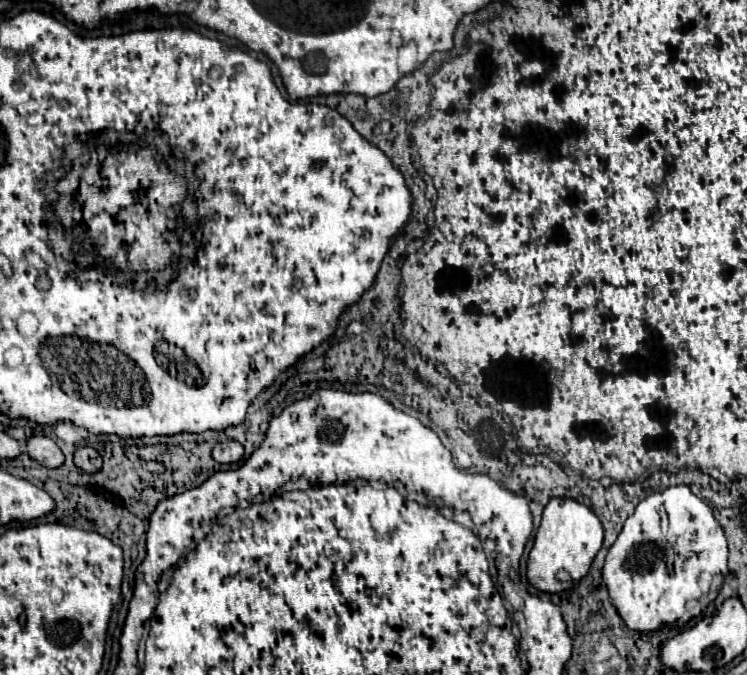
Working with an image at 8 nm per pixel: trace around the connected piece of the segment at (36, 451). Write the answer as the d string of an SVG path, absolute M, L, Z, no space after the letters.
M32 436L28 440L28 456L46 468L60 468L64 464L62 450L46 436Z

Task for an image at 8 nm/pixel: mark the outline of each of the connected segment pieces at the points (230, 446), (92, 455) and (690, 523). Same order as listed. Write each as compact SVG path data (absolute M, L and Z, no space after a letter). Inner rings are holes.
M234 440L218 442L214 446L212 456L220 464L232 464L232 462L238 462L244 456L244 446L240 446L240 442L234 442Z
M78 448L74 454L74 464L88 474L94 474L102 468L102 458L94 448Z
M670 486L666 488L664 492L654 492L650 494L648 498L644 498L632 516L628 516L628 520L624 522L616 542L610 546L608 554L606 554L606 562L604 562L604 568L602 568L602 578L604 578L604 584L608 588L608 594L610 594L610 602L612 606L616 608L616 612L620 614L620 618L624 620L624 624L630 628L630 630L636 630L636 632L656 632L664 626L684 626L688 620L696 618L710 602L714 602L714 598L718 596L722 584L724 584L724 576L728 572L728 542L726 542L726 536L724 536L724 530L722 526L716 522L714 514L712 514L712 508L708 504L704 504L698 496L692 494L692 490L688 486ZM662 512L666 512L668 516L668 532L662 532Z

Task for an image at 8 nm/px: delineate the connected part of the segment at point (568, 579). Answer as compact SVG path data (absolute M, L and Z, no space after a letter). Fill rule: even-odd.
M550 498L542 512L542 522L534 538L534 546L528 554L526 576L530 586L548 594L574 588L588 574L590 564L602 546L602 538L604 528L588 506L570 498Z

